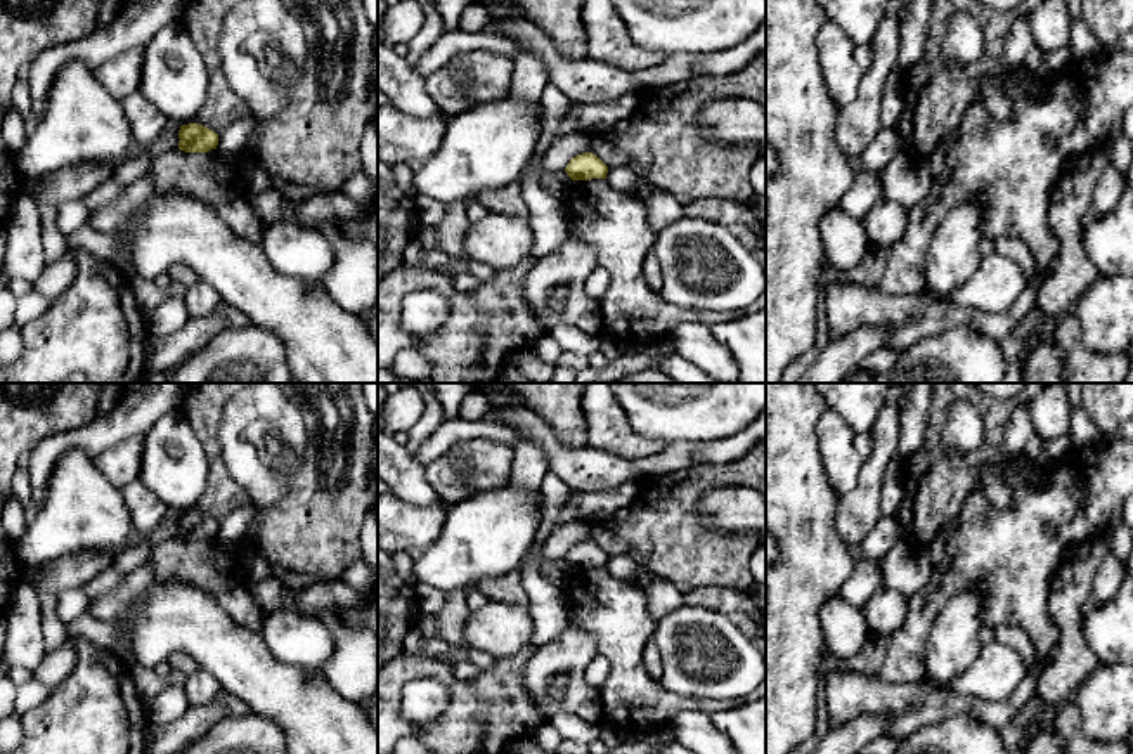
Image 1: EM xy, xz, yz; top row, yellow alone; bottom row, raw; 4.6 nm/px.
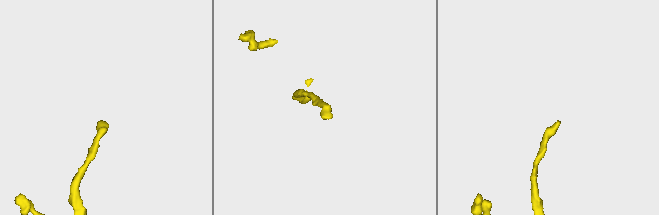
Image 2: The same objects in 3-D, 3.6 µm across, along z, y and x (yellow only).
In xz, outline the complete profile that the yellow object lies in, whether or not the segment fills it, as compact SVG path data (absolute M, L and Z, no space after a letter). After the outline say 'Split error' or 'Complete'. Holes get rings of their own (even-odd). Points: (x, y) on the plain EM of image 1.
M582 541L570 548L565 560L572 569L606 567L608 555L592 541Z. Complete

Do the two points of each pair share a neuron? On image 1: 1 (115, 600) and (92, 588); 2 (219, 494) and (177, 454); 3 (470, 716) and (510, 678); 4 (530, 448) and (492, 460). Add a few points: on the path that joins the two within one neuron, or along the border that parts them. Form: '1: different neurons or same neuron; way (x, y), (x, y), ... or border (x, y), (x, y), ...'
1: different neurons; border (125, 576), (116, 588), (90, 602)
2: different neurons; border (203, 444), (207, 487), (189, 510)
3: same neuron; way (480, 708), (499, 688)
4: different neurons; border (513, 449), (510, 477)

